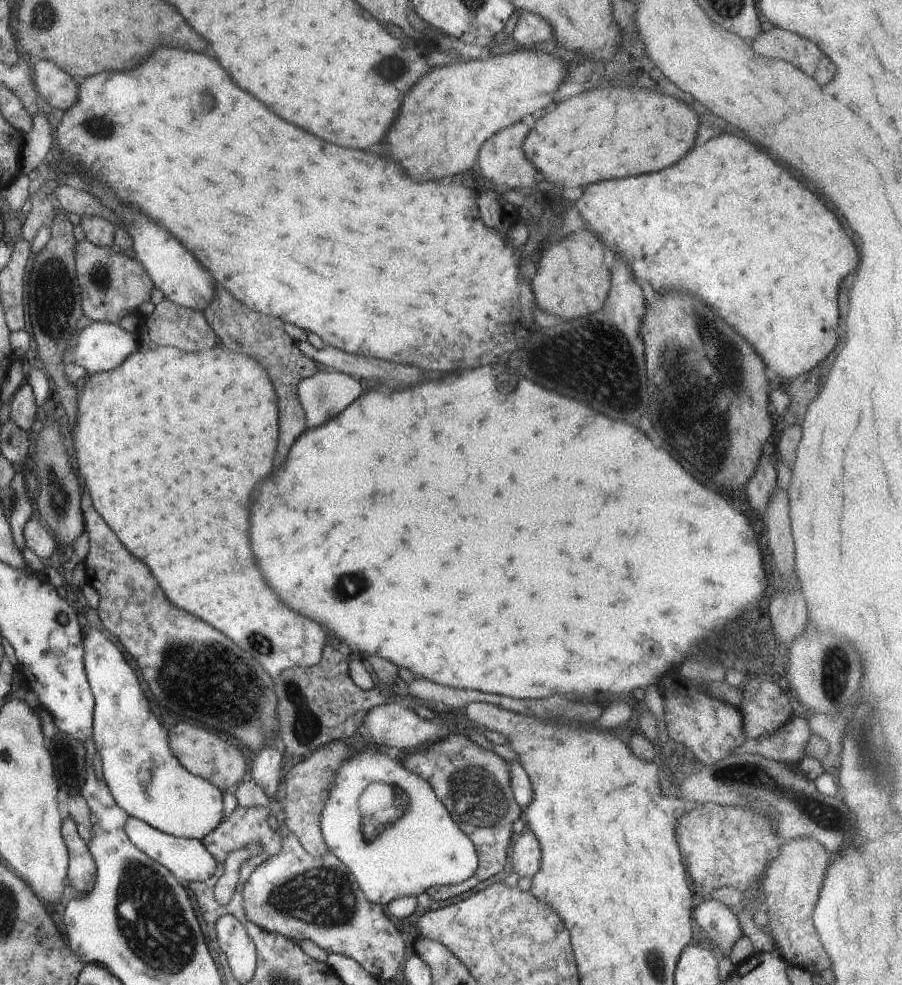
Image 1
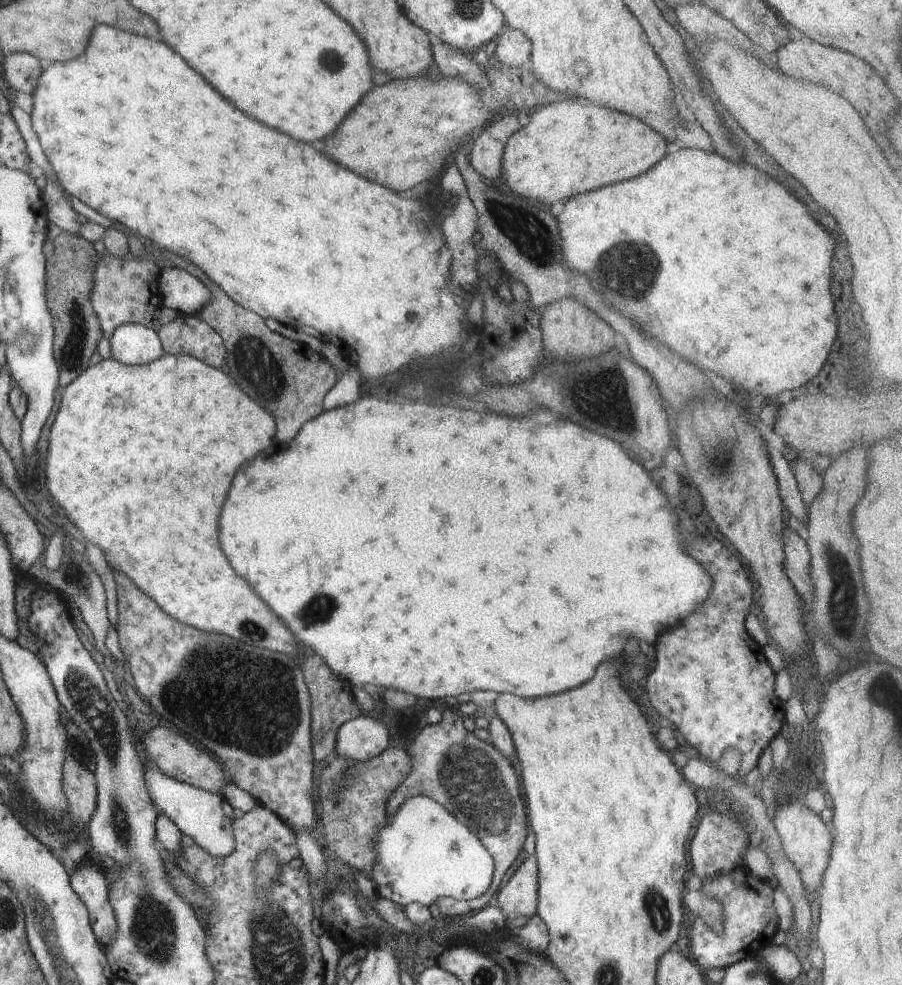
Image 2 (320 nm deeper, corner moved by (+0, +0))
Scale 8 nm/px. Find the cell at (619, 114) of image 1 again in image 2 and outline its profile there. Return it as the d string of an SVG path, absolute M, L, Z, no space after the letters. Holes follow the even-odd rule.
M566 100L530 112L529 124L517 130L505 144L501 160L502 176L506 180L506 186L515 195L548 209L556 202L564 203L568 198L584 194L584 190L588 192L600 186L608 186L644 174L644 170L648 170L660 158L666 156L667 143L663 136L656 134L650 126L646 126L644 122L632 116L620 114L610 108L594 106L592 102L580 104L580 102Z

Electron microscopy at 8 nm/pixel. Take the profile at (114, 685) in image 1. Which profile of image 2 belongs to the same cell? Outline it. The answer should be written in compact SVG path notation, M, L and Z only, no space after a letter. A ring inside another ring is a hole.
M148 760L145 768L145 786L149 797L159 813L168 815L180 829L182 835L189 836L194 842L214 858L224 858L233 853L235 838L233 835L234 809L221 793L205 791L180 782L165 775L153 762Z

